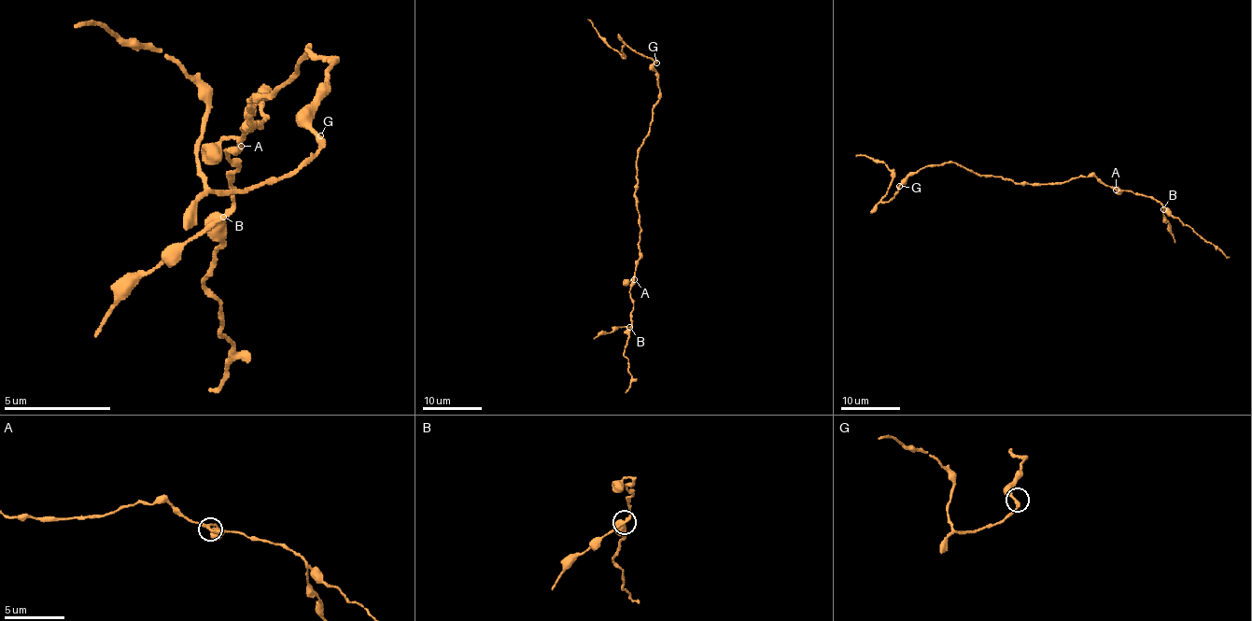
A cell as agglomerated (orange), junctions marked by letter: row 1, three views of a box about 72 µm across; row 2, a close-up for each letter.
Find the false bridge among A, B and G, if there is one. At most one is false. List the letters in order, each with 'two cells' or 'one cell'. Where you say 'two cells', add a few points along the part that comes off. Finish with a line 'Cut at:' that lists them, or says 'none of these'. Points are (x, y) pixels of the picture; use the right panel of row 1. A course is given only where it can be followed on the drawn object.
A: one cell
B: two cells; foreign part runs (1162, 208), (1162, 216), (1169, 222), (1169, 232), (1174, 243)
G: one cell
Cut at: B

